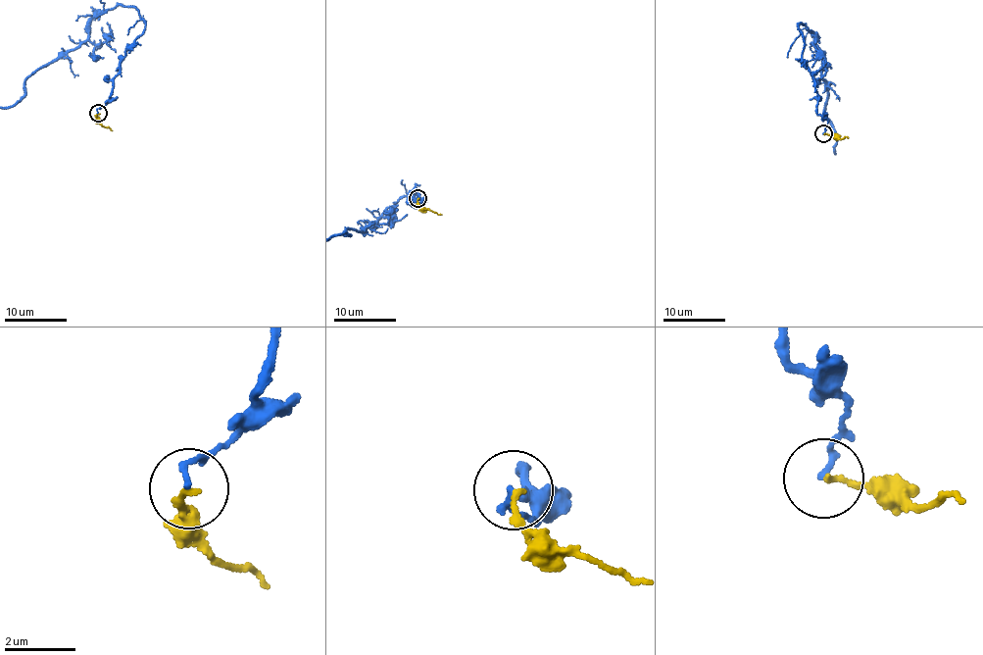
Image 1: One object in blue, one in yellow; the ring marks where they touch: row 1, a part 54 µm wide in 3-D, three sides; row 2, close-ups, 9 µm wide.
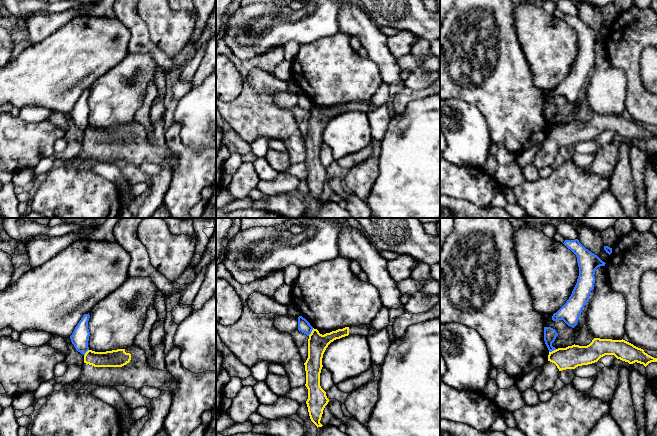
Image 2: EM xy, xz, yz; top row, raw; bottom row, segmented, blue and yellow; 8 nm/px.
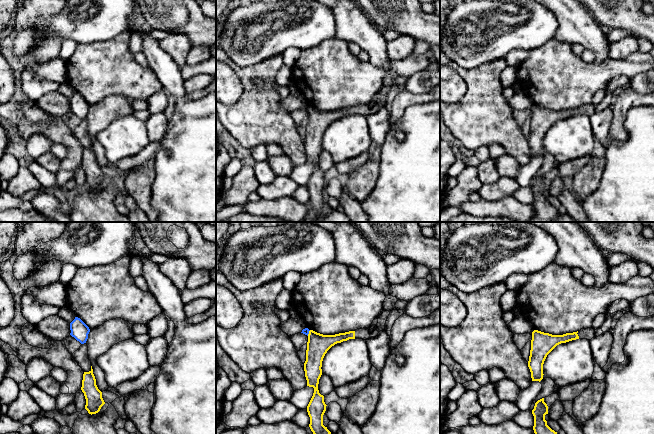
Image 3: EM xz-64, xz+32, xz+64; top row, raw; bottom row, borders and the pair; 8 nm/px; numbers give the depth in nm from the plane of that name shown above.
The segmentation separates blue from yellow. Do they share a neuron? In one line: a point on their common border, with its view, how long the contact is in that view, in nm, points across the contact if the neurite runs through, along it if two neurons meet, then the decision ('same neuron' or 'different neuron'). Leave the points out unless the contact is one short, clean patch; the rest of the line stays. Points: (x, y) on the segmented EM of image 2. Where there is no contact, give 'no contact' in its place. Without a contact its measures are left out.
xz (311, 331) | 80 nm | along xz (313, 328), (308, 335) | different neuron

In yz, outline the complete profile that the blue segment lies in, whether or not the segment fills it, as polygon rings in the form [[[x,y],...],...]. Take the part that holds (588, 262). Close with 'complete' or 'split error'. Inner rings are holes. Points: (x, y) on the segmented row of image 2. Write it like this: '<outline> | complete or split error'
[[[578,239],[565,240],[563,243],[577,257],[579,276],[571,296],[566,303],[552,316],[553,321],[563,320],[568,326],[574,328],[581,312],[589,302],[589,295],[594,289],[595,271],[600,266],[605,266],[597,255],[586,249]]] | complete

